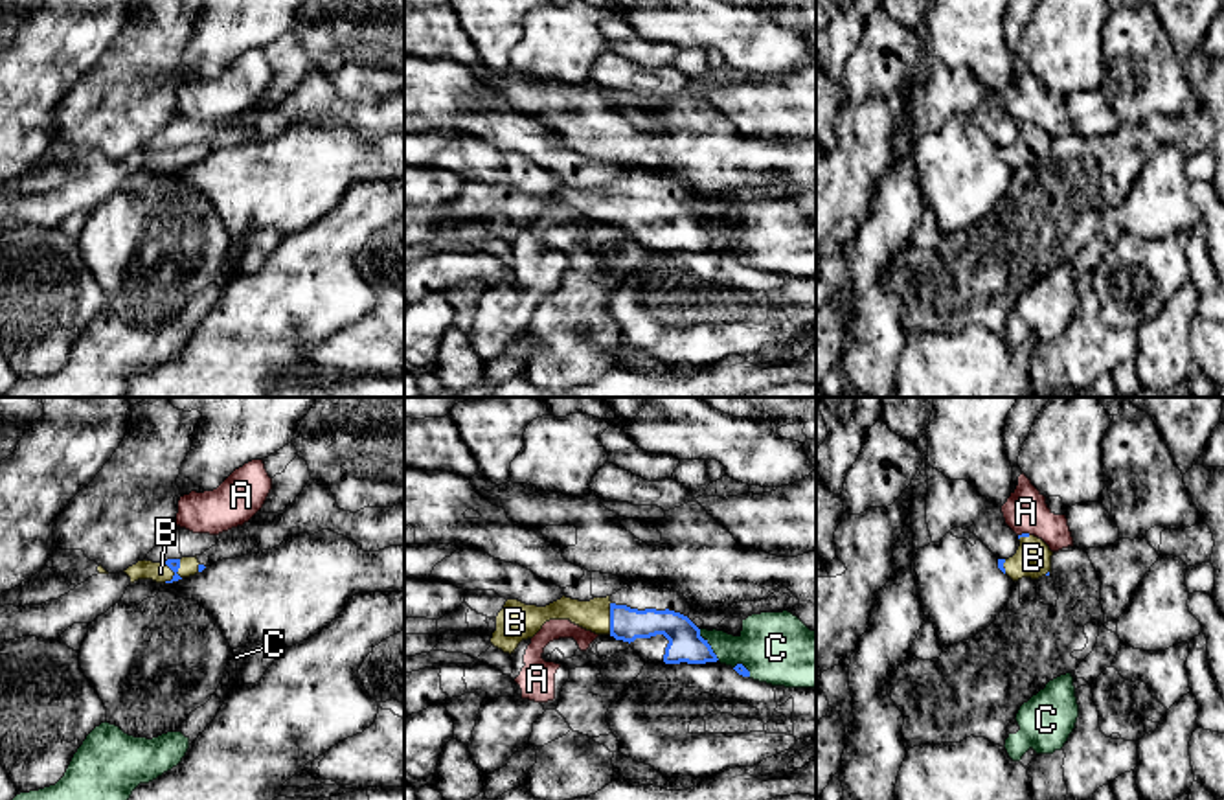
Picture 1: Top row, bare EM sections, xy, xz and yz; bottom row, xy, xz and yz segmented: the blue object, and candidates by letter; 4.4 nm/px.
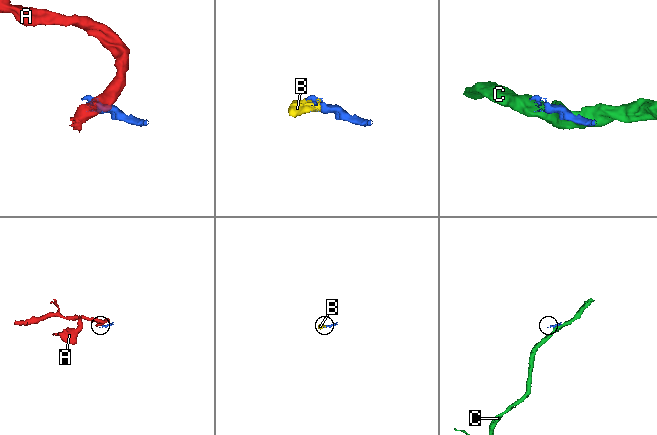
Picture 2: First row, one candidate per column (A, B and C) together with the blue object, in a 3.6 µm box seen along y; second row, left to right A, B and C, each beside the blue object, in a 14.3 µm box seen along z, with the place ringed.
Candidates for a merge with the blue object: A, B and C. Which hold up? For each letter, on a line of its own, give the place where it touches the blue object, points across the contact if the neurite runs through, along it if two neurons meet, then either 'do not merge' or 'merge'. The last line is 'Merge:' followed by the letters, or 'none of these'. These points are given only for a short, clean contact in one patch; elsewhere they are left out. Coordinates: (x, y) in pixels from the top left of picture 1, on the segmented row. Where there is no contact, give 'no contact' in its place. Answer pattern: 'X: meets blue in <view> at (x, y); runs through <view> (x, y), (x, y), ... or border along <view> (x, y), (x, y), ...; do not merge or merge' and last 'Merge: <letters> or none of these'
A: meets blue in yz at (1024, 534); border along yz (1030, 534), (1019, 536); do not merge
B: meets blue in xy at (177, 571); runs through xy (173, 563), (177, 571), (160, 572); merge
C: meets blue in xz at (708, 644); do not merge
Merge: B

